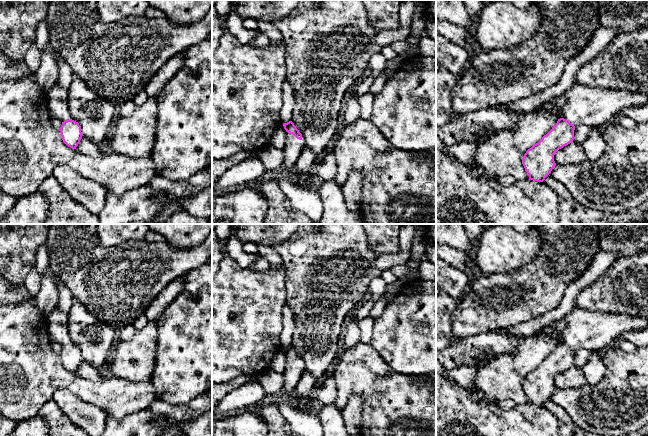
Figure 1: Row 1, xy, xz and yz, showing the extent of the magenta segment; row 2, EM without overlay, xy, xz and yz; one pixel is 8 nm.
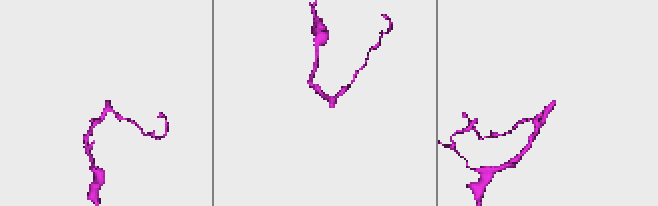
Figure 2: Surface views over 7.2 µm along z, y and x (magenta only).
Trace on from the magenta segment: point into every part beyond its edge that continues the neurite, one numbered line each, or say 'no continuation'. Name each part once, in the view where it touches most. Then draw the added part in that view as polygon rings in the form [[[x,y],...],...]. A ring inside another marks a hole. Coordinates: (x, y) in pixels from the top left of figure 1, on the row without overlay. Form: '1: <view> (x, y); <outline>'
1: xz (293, 370); [[[283,347],[281,348],[280,352],[286,356],[286,368],[285,371],[283,372],[283,377],[284,377],[284,385],[283,388],[280,392],[280,395],[290,399],[293,397],[293,392],[298,384],[298,381],[300,379],[300,376],[304,370],[304,366],[302,364],[297,363],[293,358],[288,357],[283,350]]]

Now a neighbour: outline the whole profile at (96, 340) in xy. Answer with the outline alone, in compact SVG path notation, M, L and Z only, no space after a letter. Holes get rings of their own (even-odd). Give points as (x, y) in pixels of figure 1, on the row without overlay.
M74 298L68 315L69 337L72 344L79 347L84 360L105 375L118 331L99 321Z

